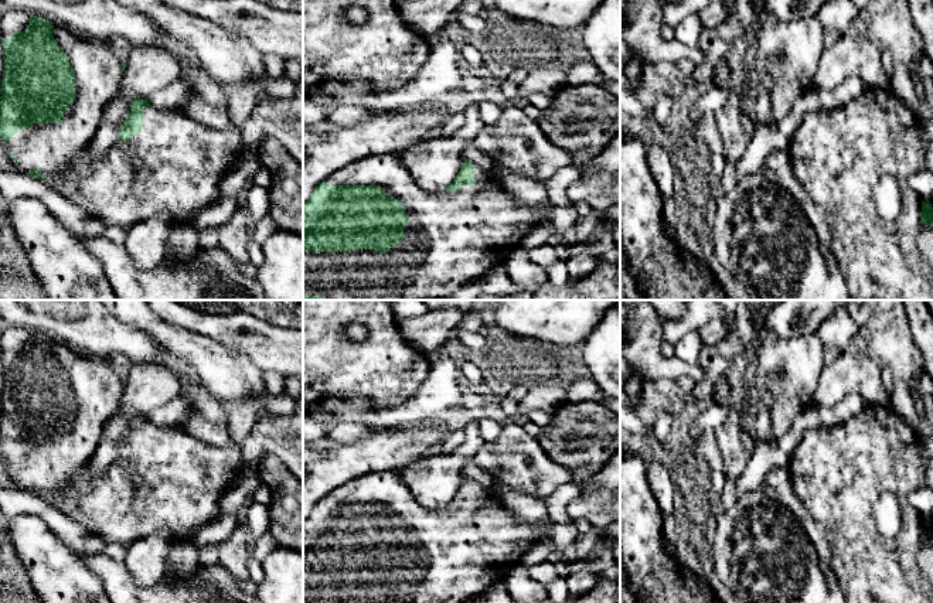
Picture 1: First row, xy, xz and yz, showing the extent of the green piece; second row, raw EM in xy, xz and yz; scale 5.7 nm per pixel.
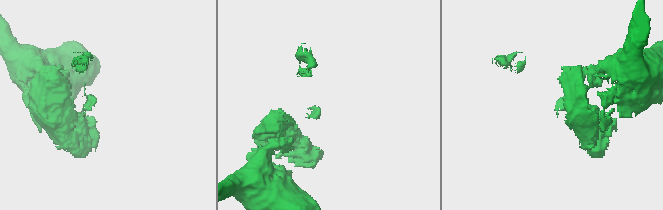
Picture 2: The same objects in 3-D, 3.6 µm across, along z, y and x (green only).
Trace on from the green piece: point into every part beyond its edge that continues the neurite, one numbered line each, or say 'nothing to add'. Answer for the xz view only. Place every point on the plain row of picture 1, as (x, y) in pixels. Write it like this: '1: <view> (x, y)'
1: xz (453, 554)

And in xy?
1: xy (174, 484)

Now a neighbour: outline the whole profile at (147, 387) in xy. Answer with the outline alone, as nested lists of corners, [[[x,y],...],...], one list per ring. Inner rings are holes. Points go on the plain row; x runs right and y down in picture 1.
[[[132,364],[123,377],[119,413],[105,425],[96,452],[61,493],[69,500],[88,494],[92,481],[119,459],[119,444],[130,430],[132,418],[149,416],[154,409],[178,398],[187,372],[185,368],[171,369],[163,364]]]

